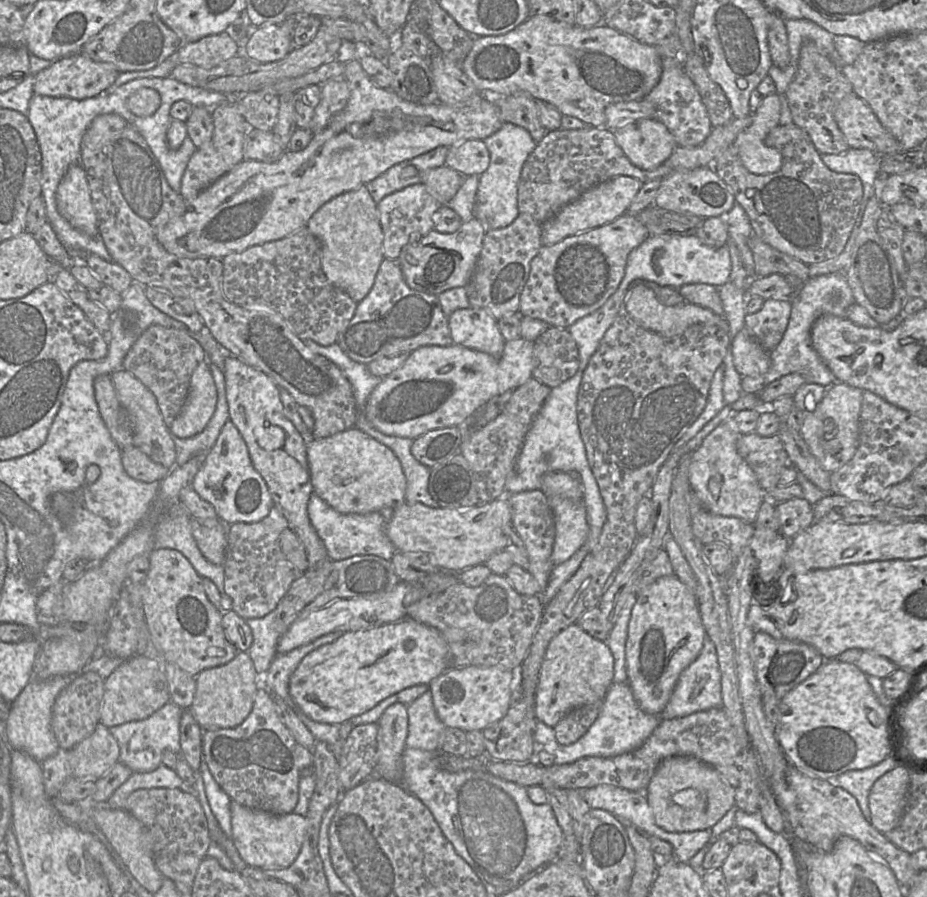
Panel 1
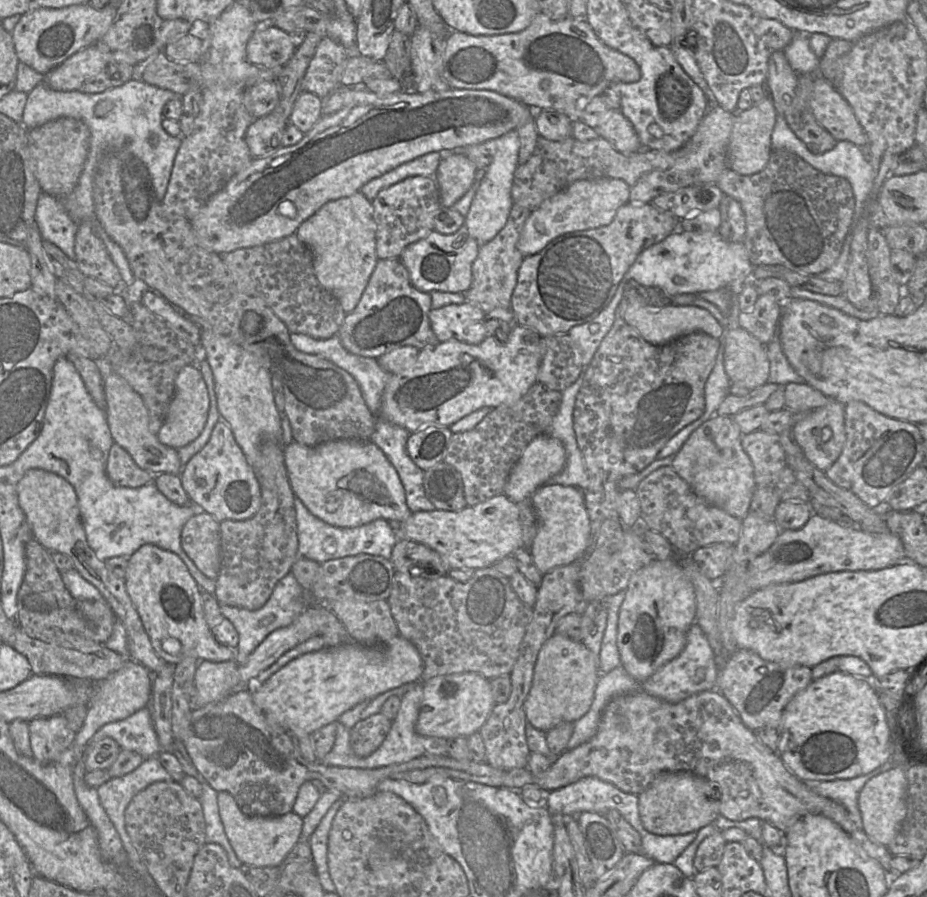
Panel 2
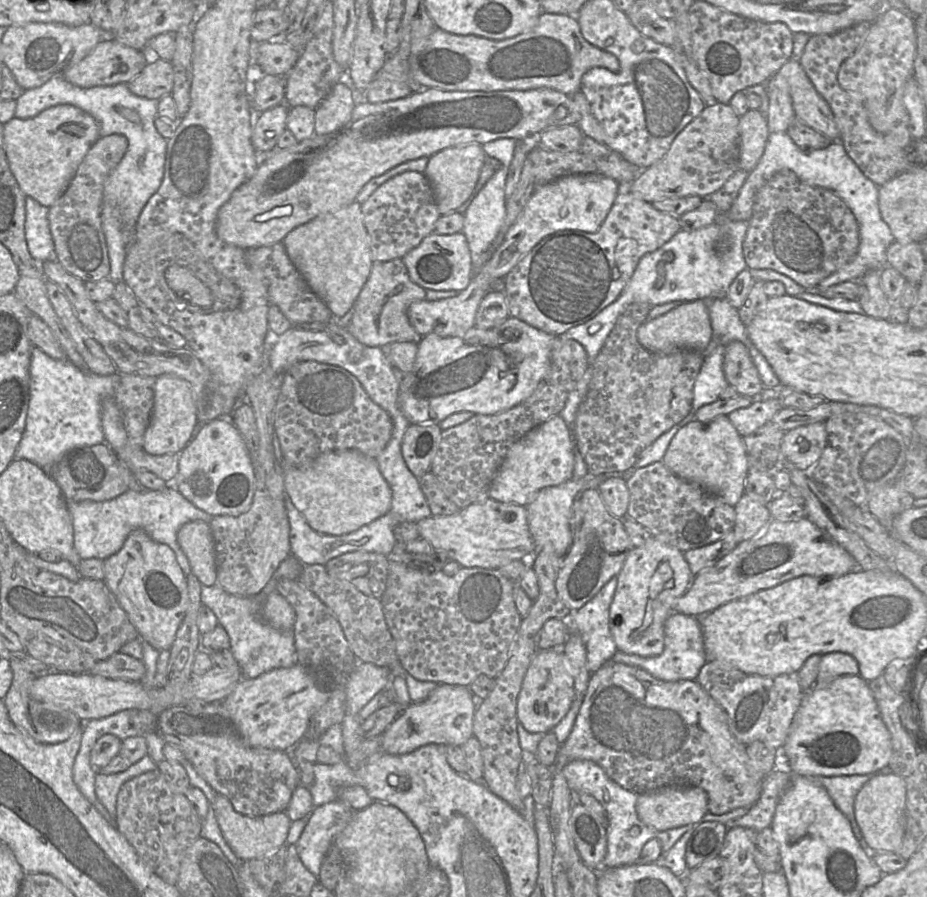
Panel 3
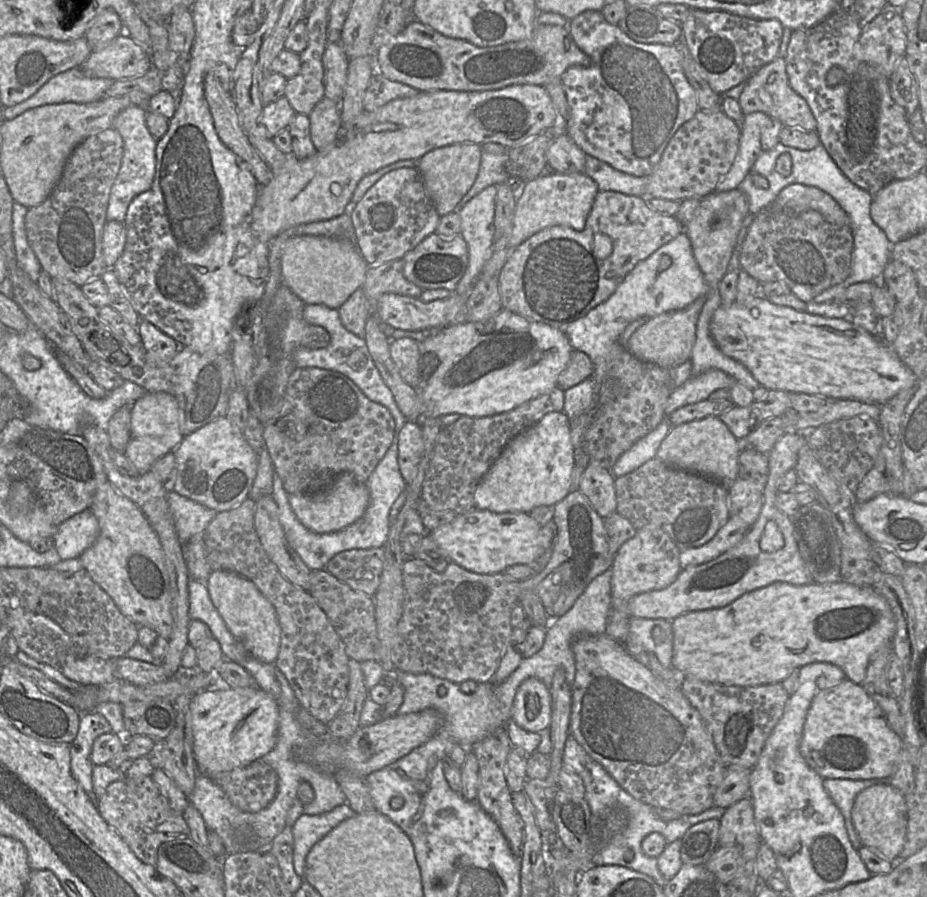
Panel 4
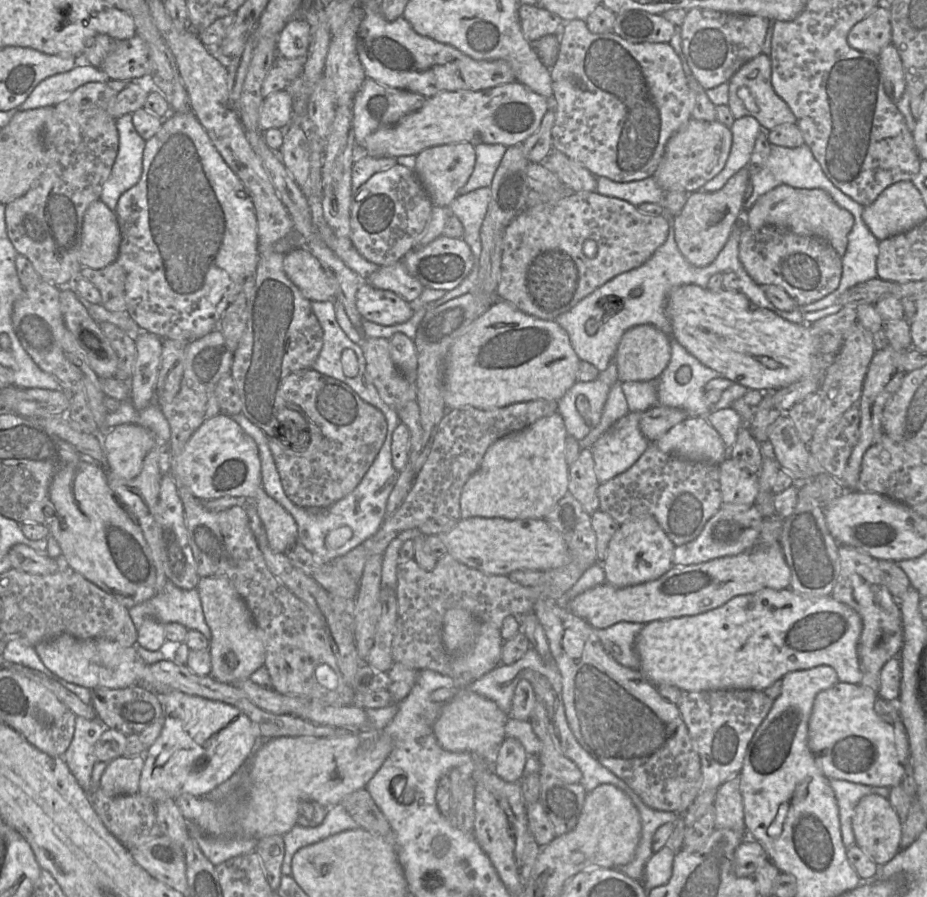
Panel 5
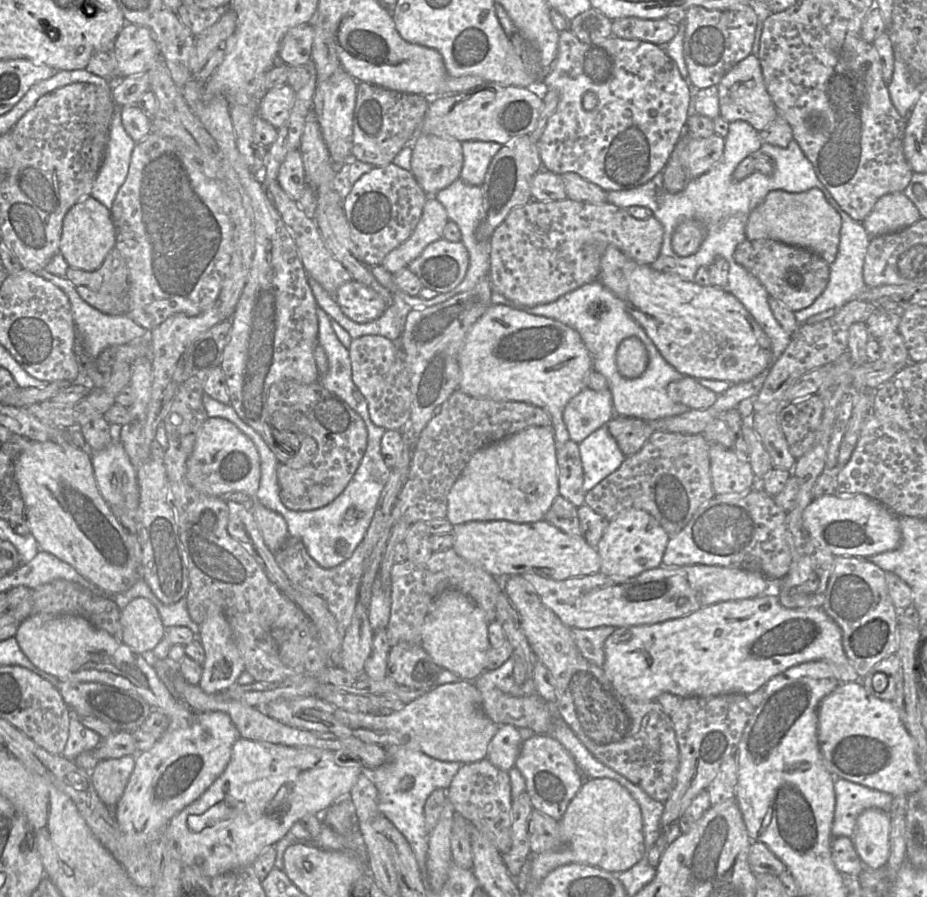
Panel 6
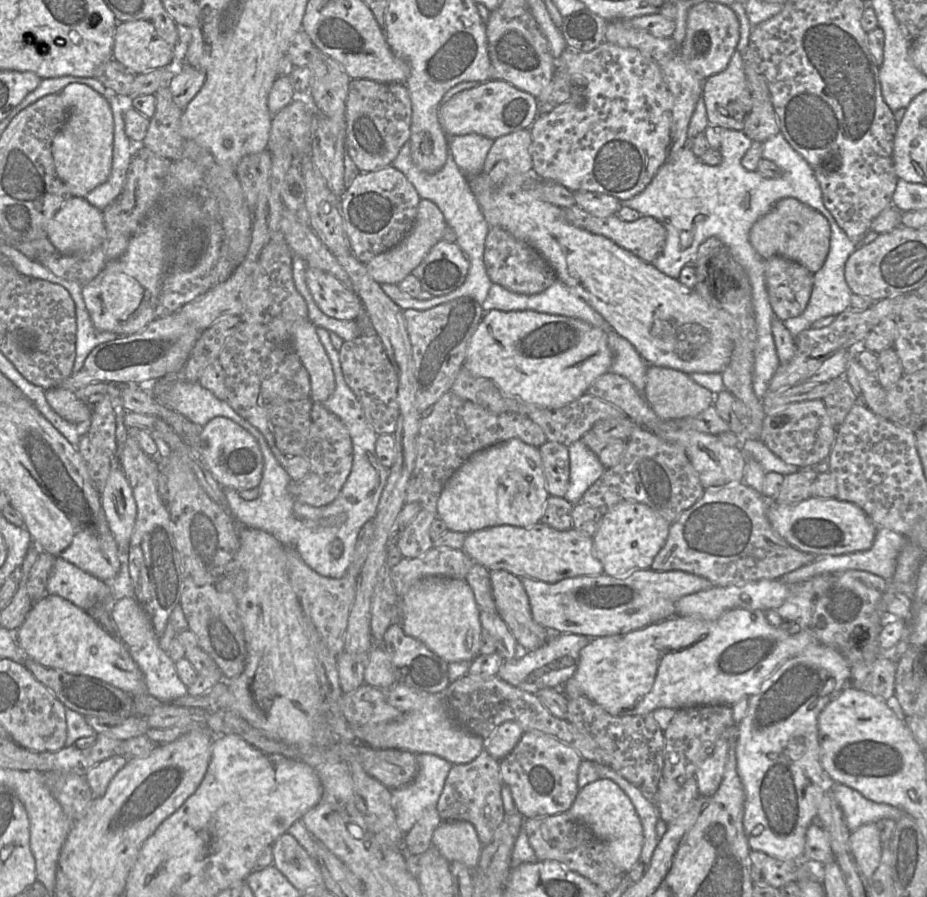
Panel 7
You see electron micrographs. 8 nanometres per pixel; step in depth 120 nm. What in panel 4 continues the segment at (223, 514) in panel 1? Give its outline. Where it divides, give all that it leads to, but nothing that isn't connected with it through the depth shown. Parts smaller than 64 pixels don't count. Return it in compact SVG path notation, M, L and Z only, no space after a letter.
M226 417L218 418L183 438L174 449L175 468L165 483L173 490L203 506L222 512L248 498L258 469L257 452Z

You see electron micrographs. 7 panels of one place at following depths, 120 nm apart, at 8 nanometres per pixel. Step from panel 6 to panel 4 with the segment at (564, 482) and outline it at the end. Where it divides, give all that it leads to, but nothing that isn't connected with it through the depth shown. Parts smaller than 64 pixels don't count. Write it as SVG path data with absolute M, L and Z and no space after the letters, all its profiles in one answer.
M590 460L584 468L578 491L589 500L595 511L605 518L616 512L615 476L599 462Z

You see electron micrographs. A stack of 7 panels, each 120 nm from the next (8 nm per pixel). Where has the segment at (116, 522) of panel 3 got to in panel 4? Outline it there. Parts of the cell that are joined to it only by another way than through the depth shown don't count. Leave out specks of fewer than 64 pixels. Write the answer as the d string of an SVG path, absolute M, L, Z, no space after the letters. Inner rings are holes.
M167 490L167 499L181 547L195 534L204 537L206 528L218 512L173 490ZM90 509L63 521L53 535L54 549L62 560L76 559L99 535L99 524Z

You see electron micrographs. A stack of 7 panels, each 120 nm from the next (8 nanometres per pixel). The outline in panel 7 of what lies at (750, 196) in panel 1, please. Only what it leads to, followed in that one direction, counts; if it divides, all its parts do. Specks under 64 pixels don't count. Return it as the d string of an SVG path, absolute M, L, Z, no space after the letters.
M784 257L766 260L766 287L774 318L786 321L802 314L811 296L813 274L798 262Z

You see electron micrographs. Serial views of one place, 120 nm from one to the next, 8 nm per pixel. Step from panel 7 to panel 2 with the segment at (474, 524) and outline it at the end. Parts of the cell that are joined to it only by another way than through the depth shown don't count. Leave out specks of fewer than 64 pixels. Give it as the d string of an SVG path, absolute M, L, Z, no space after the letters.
M545 432L535 437L512 468L503 494L516 503L528 500L566 464L562 442Z

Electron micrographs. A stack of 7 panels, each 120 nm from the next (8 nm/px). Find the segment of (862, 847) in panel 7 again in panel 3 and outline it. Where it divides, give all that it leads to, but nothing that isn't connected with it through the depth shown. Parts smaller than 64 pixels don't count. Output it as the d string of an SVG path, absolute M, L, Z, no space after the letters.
M893 773L872 778L858 791L854 815L866 847L878 853L896 853L905 832L906 781Z

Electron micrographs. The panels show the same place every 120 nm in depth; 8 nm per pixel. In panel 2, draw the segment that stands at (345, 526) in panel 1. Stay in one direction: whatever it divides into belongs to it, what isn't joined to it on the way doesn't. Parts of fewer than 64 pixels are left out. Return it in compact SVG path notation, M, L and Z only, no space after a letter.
M295 497L293 503L296 512L299 556L319 563L357 554L380 555L390 559L398 536L387 520L376 519L358 527L339 528L329 525L312 515L297 497Z

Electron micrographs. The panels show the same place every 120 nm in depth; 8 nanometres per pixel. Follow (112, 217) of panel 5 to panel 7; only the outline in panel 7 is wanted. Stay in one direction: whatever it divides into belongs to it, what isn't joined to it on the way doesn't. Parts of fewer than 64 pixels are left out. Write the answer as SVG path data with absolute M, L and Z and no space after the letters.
M72 197L55 213L48 224L47 239L64 255L85 255L104 241L106 230L102 210L91 205L86 198Z

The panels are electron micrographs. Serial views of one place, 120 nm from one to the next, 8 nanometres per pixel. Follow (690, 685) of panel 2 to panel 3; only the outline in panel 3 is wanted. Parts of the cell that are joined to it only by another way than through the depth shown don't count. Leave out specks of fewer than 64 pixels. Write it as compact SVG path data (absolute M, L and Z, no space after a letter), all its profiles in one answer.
M672 613L664 624L665 639L662 654L656 657L634 655L635 661L630 661L627 665L643 669L664 681L696 680L701 668L708 662L700 618Z

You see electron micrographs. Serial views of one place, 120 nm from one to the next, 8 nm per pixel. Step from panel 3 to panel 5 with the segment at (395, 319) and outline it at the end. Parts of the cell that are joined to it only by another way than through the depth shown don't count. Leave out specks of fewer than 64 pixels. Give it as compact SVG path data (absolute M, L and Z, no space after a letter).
M403 260L380 266L365 281L376 288L392 291L409 303L417 303L424 290L420 281L408 273Z

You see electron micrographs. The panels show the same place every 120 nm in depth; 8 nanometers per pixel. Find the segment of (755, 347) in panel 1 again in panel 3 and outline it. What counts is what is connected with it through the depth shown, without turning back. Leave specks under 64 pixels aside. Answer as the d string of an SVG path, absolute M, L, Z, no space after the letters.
M740 341L725 346L723 372L739 395L757 398L764 388L748 348Z

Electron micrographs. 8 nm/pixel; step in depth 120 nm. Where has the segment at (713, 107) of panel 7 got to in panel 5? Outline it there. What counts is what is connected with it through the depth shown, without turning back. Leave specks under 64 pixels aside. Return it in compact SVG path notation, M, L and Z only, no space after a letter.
M761 53L742 65L730 78L727 105L735 119L752 116L758 120L762 130L765 131L781 124L796 124L795 115L772 86L771 73L770 57Z

